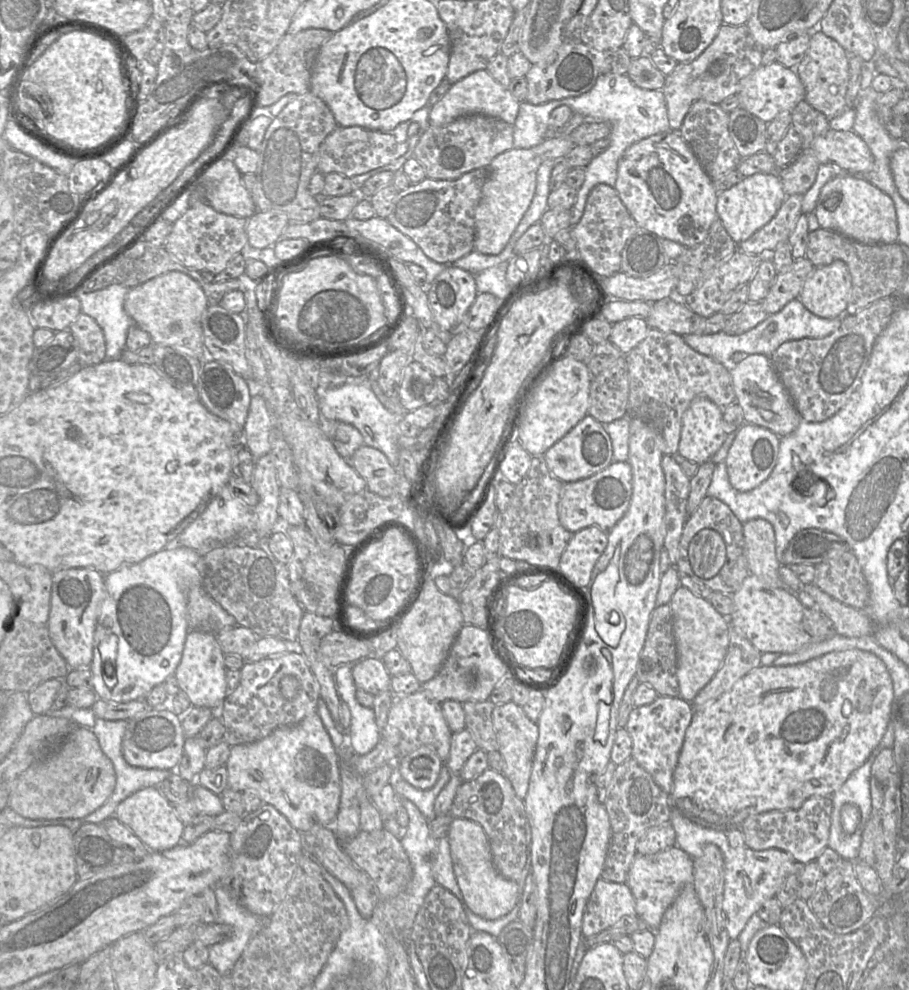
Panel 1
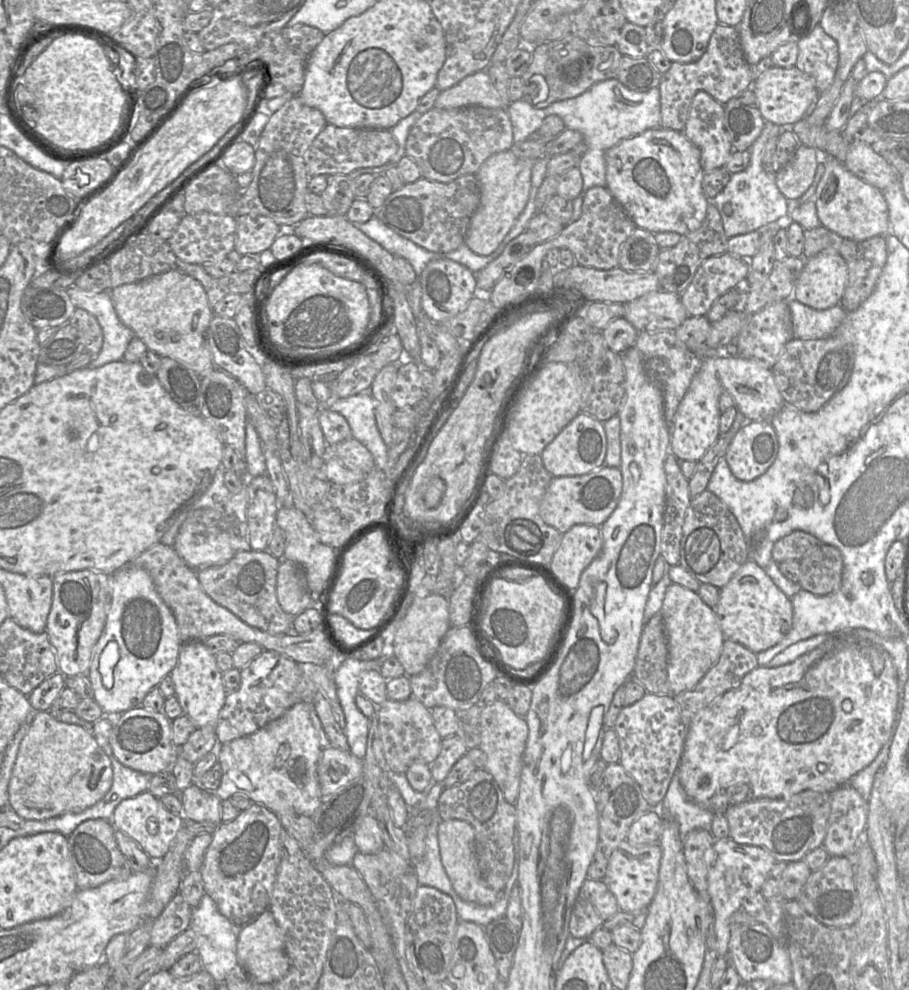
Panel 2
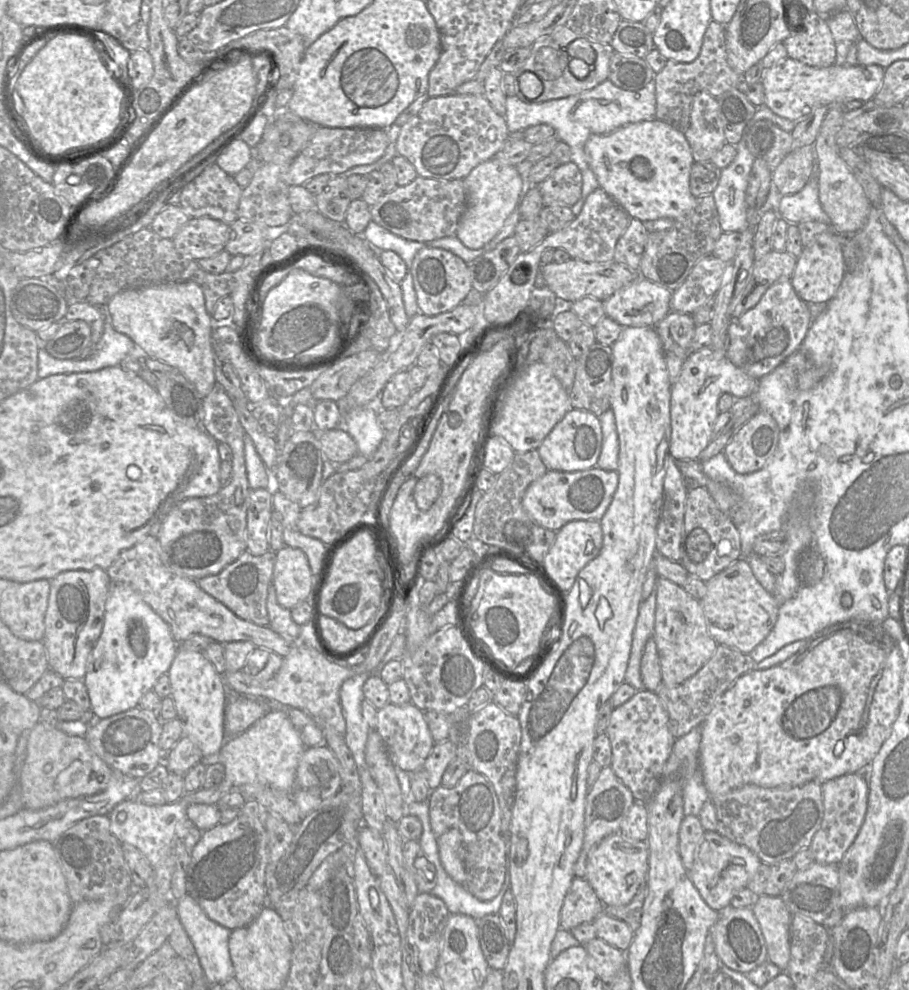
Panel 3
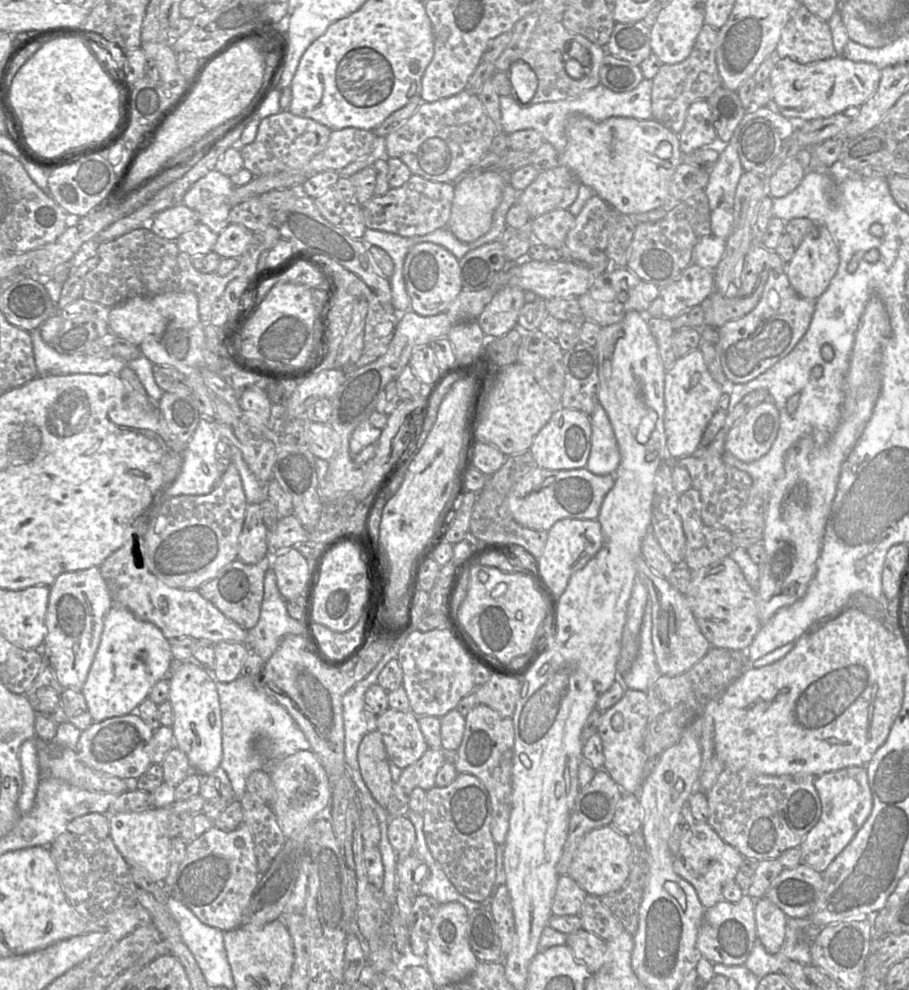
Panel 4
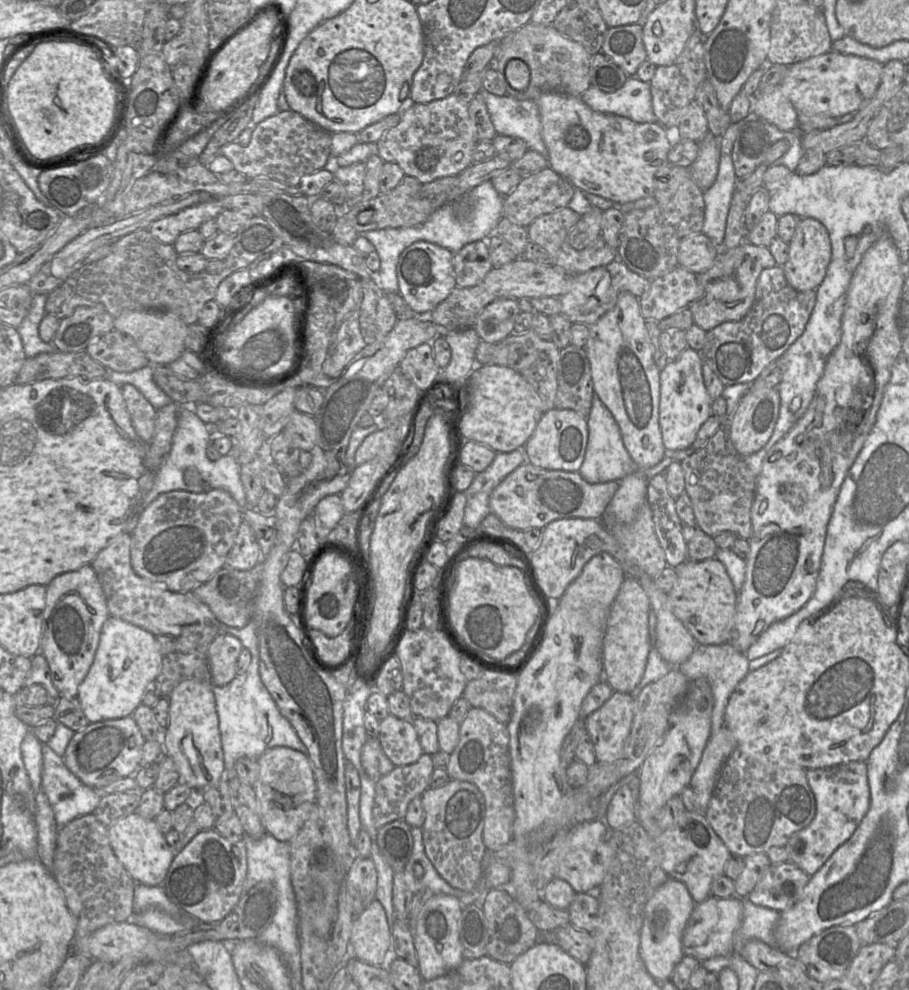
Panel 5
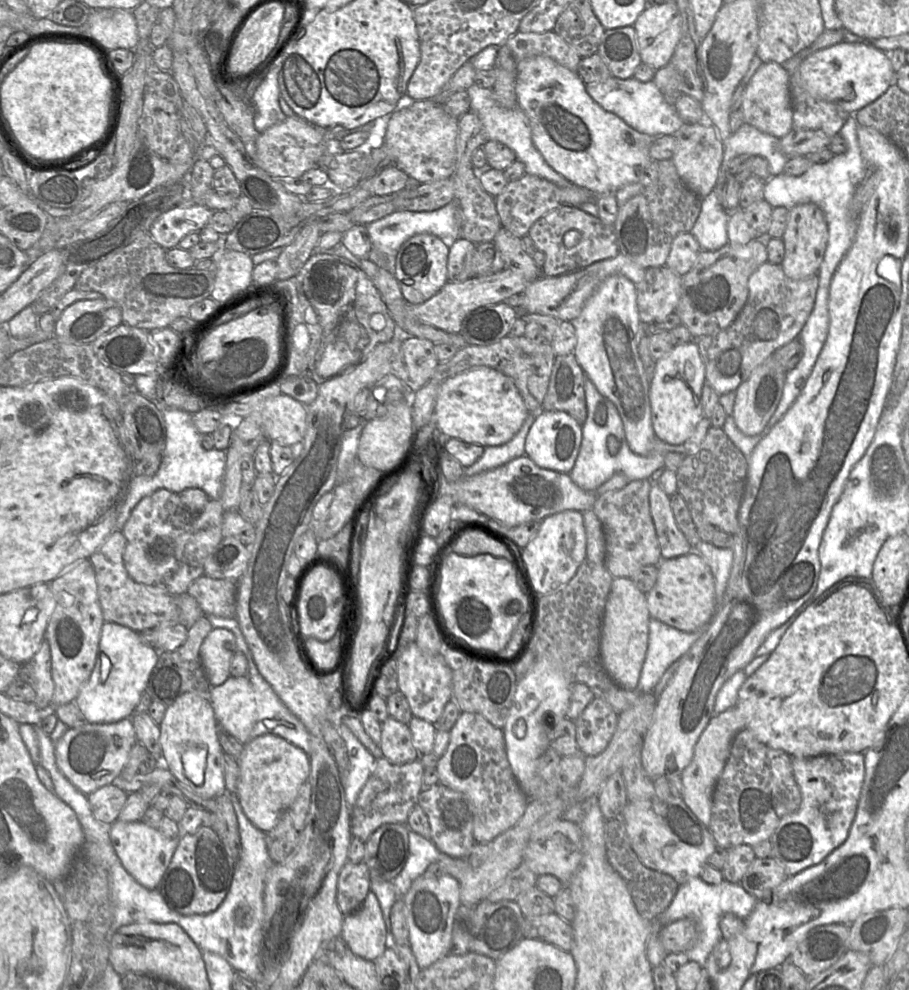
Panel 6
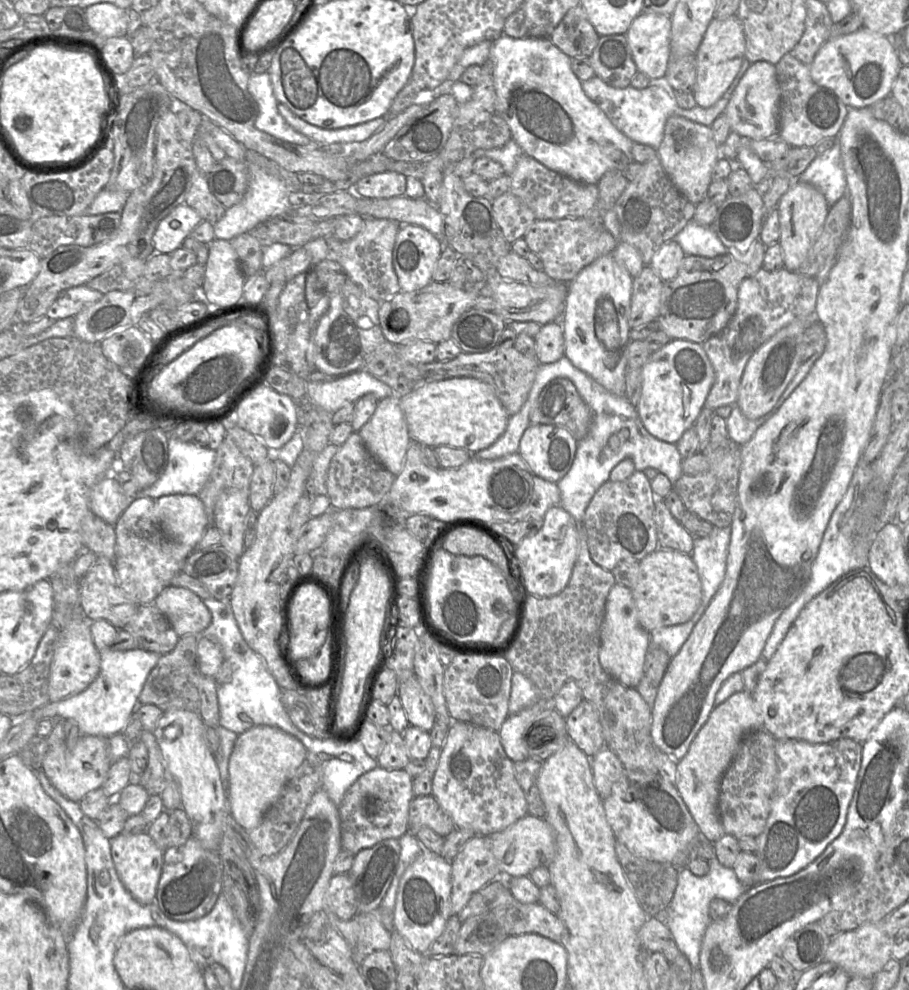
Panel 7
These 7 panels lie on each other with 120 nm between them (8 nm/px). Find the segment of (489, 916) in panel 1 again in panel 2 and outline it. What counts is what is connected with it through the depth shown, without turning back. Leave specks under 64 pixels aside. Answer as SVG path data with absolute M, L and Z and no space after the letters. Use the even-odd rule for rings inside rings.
M458 819L442 820L438 825L438 844L445 871L463 900L490 906L501 899L504 890L490 888L481 877L475 853L475 831L470 823Z

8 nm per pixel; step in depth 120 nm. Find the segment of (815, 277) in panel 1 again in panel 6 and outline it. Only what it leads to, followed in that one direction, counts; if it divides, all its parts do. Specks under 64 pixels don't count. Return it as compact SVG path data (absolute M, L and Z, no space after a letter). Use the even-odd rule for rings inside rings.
M813 203L793 206L789 209L787 226L781 239L785 254L780 266L787 277L800 280L817 274L828 242L828 227L823 211Z

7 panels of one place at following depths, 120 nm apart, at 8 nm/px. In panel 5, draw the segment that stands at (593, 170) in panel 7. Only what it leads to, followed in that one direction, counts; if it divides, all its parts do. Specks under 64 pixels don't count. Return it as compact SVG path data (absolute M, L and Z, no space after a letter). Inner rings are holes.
M543 92L537 99L541 134L548 150L549 166L566 178L576 189L609 199L616 204L632 202L643 197L653 196L653 180L657 170L669 163L667 155L676 136L659 122L638 123L627 117L593 111L579 96L557 92ZM648 131L655 133L653 140L646 140Z

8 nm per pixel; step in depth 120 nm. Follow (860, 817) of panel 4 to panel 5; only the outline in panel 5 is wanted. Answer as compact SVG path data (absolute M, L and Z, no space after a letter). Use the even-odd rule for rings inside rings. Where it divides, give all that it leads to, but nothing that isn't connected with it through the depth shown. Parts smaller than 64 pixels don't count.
M853 761L830 768L806 770L808 784L816 801L816 814L805 828L791 835L784 846L789 861L809 876L814 875L855 832L870 807L866 762Z

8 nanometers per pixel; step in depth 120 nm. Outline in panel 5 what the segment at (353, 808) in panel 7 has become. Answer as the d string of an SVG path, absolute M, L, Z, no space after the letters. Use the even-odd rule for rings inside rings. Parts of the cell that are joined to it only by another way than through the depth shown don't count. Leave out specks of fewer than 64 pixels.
M423 753L417 762L395 766L391 772L382 775L375 784L374 826L379 829L387 823L404 819L408 804L429 788L433 770L431 755Z

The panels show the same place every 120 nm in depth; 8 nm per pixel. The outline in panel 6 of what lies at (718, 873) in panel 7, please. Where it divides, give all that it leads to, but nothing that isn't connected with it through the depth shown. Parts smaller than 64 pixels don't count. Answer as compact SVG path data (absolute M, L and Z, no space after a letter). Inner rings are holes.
M692 877L679 885L671 904L656 920L663 926L684 918L694 920L698 931L698 939L695 945L685 954L689 961L698 963L704 969L709 954L722 939L719 928L720 918L727 913L731 913L744 920L752 912L756 902L757 900L749 895L740 884L723 880L717 885L710 885L706 884L700 877Z

